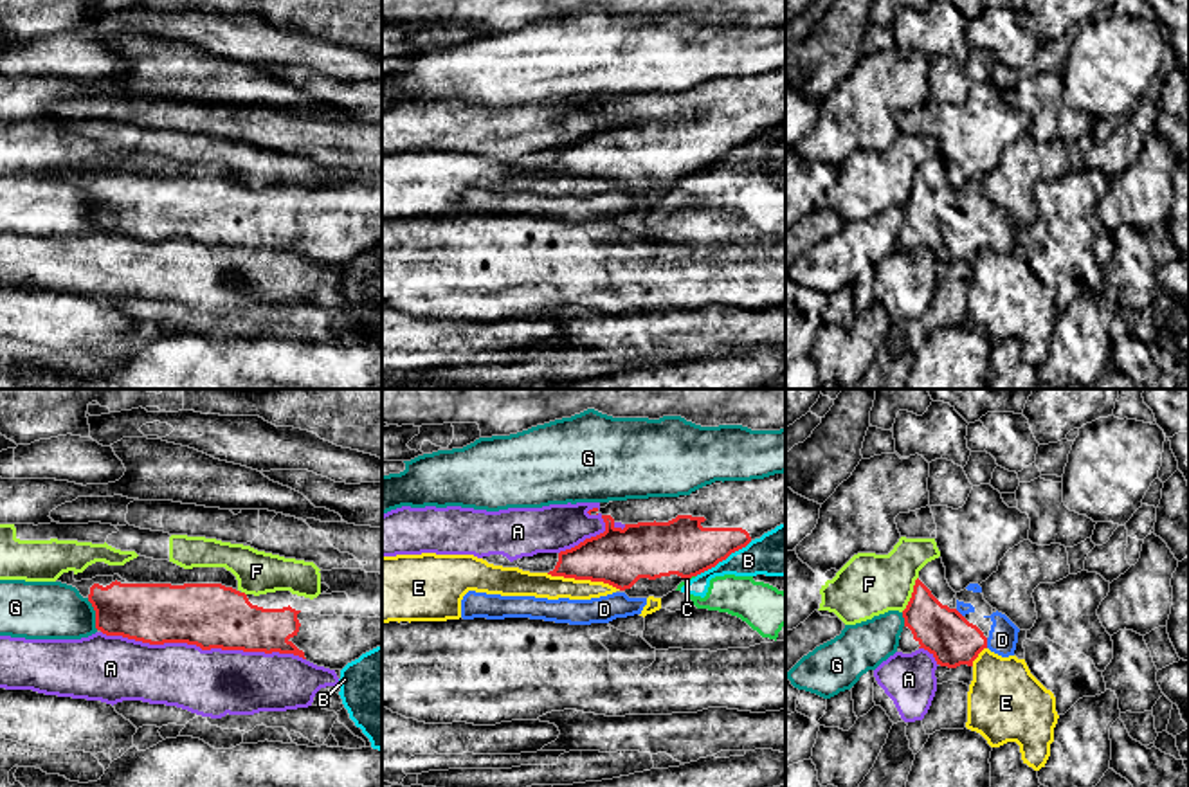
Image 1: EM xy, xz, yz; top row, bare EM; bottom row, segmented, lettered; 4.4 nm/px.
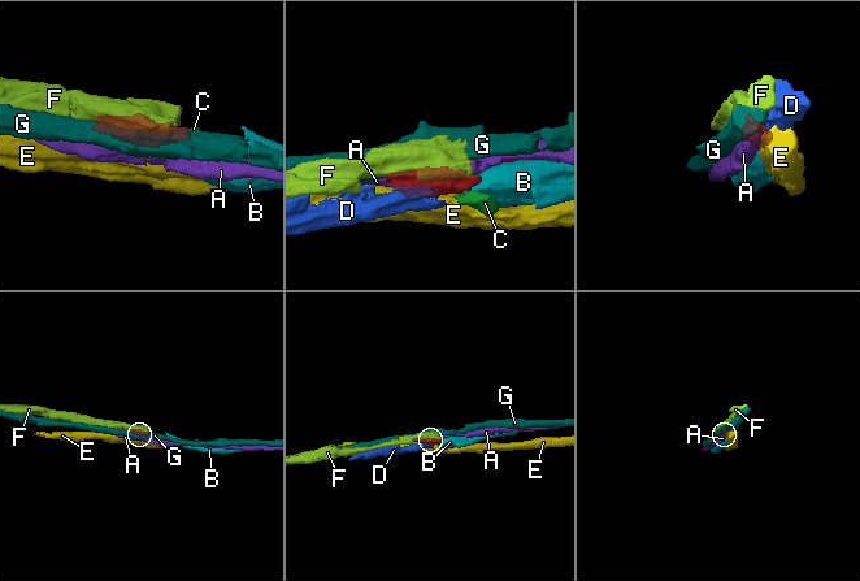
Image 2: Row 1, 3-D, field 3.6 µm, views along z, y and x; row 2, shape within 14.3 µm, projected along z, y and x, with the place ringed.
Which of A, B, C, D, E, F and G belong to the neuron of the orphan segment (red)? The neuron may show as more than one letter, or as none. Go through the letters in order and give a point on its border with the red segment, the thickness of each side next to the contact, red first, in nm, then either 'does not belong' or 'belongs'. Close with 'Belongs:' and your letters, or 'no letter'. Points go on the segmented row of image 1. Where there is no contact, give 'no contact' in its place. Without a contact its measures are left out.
A: meets red in xy at (204, 649); 280 nm thick on the red side, 300 nm on the other; does not belong
B: meets red in xz at (723, 559); 260 nm thick on the red side, 200 nm on the other; does not belong
C: meets red in xz at (690, 577); 260 nm thick on the red side, 20 nm on the other; does not belong
D: meets red in yz at (986, 643); 220 nm thick on the red side, 130 nm on the other; belongs
E: meets red in xz at (584, 578); 260 nm thick on the red side, 110 nm on the other; does not belong
F: meets red in yz at (912, 595); 220 nm thick on the red side, 280 nm on the other; does not belong
G: meets red in xy at (96, 615); 280 nm thick on the red side, 260 nm on the other; does not belong
Belongs: D

